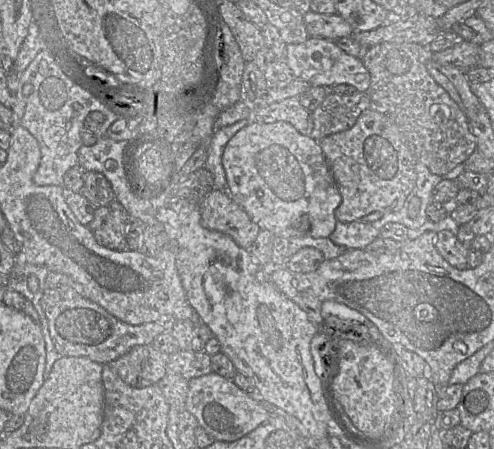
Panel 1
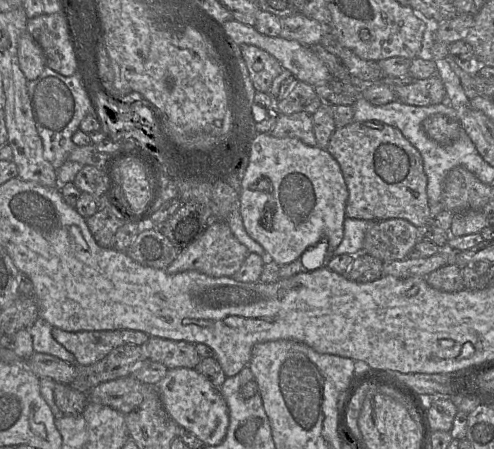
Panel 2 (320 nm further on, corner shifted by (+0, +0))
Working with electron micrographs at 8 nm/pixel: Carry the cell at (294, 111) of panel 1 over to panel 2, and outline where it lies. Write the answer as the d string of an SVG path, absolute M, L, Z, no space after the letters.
M307 112L280 114L269 134L278 138L296 137L308 146L317 146L312 124L312 114Z

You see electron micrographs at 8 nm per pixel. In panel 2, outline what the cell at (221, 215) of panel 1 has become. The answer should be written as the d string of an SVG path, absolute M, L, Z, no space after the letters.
M226 221L212 222L202 235L180 250L176 259L167 267L168 274L195 270L210 277L232 277L242 266L249 250L233 235Z

